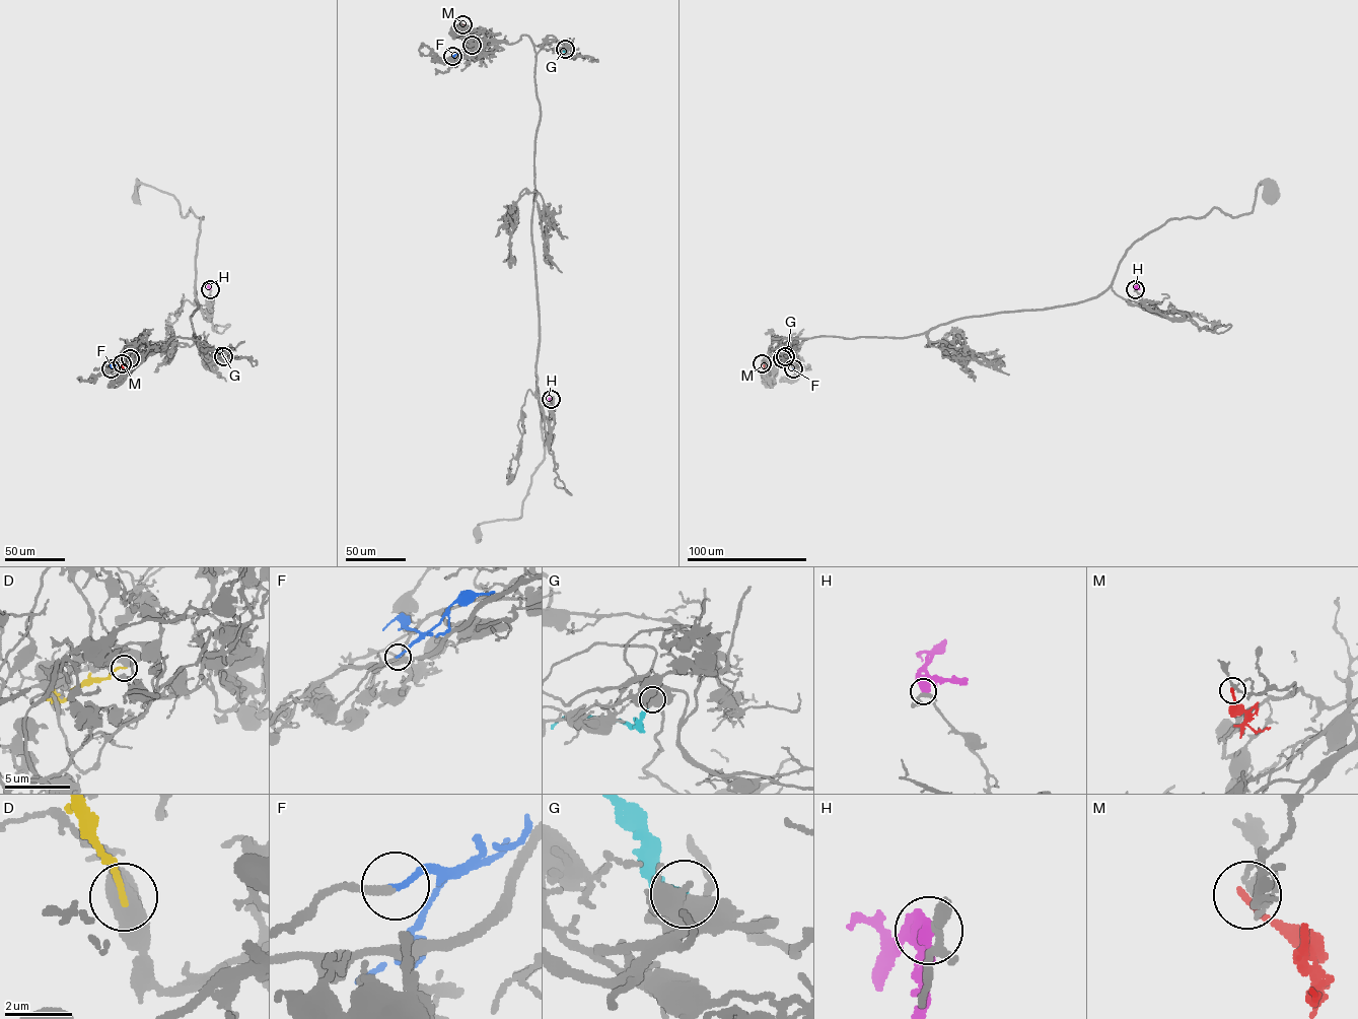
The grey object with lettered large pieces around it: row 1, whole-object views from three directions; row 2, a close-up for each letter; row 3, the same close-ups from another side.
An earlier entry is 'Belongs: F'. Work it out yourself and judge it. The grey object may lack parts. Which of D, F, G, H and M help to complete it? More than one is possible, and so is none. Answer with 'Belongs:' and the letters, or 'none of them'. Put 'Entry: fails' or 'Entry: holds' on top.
Entry: holds
Belongs: F

